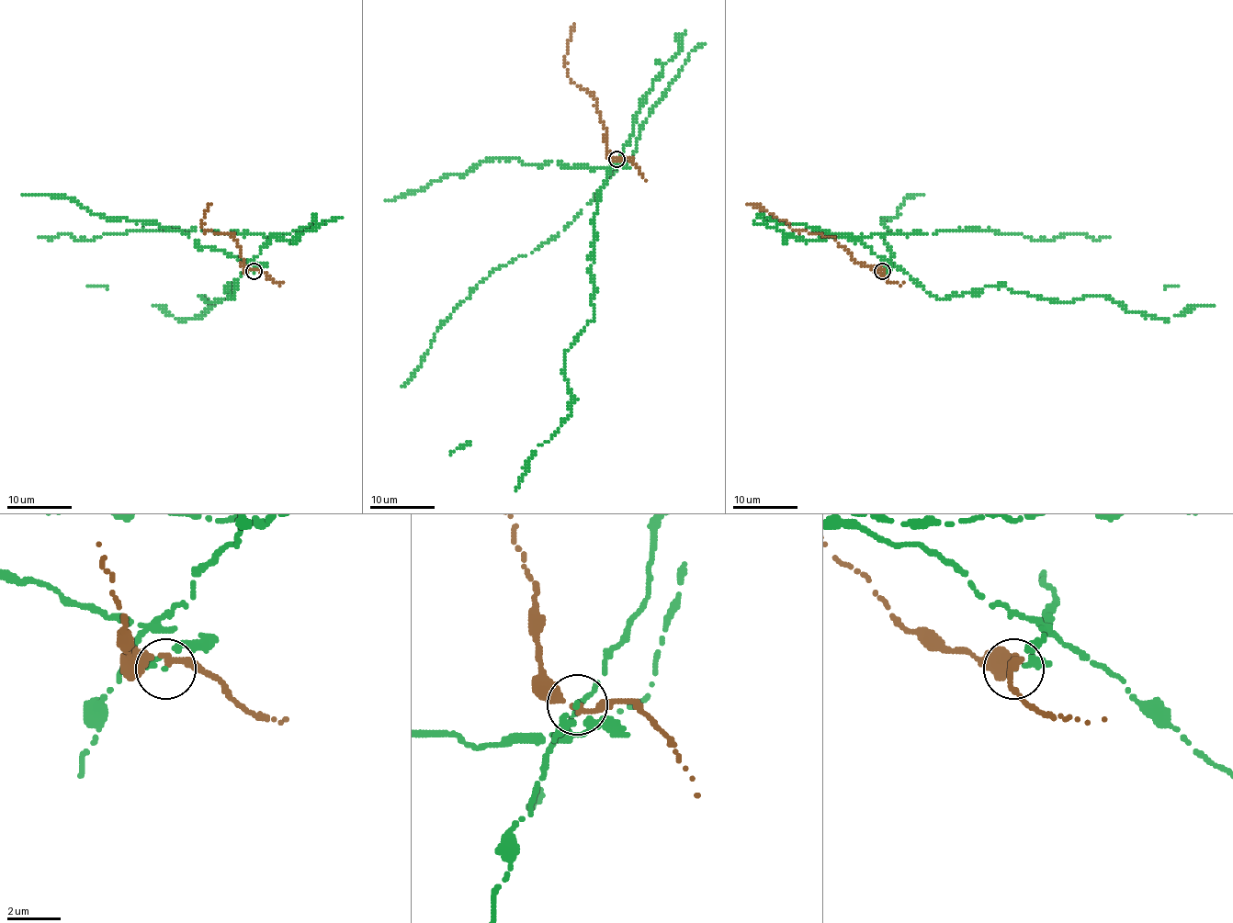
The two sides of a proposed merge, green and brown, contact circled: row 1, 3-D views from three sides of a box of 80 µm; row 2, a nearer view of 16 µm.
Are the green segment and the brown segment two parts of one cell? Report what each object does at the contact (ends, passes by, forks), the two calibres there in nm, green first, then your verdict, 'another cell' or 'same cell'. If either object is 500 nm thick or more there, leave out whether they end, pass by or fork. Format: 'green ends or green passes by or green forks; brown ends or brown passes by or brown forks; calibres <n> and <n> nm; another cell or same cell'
green ends; brown passes by; calibres 130 and 200 nm; another cell

